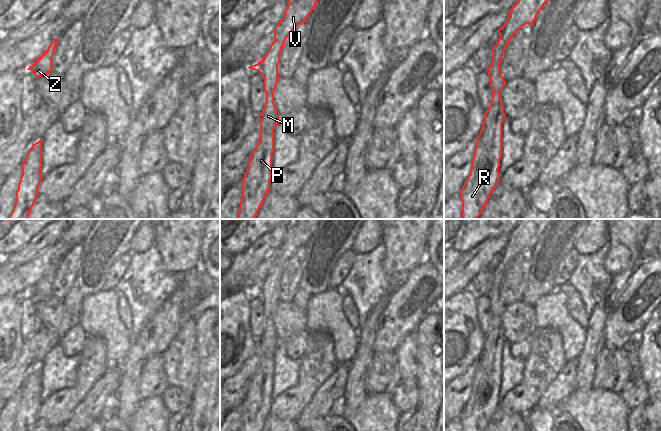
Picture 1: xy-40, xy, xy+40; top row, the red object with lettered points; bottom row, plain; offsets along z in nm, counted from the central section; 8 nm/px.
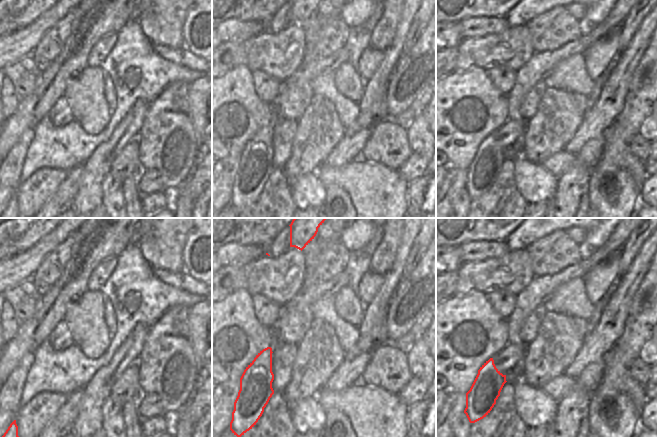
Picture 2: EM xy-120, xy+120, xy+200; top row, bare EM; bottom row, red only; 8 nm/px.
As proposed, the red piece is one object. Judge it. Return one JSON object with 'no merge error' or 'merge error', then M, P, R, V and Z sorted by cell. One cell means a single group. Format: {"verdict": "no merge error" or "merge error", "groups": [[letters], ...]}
{"verdict": "no merge error", "groups": [["M", "P", "R", "V", "Z"]]}

